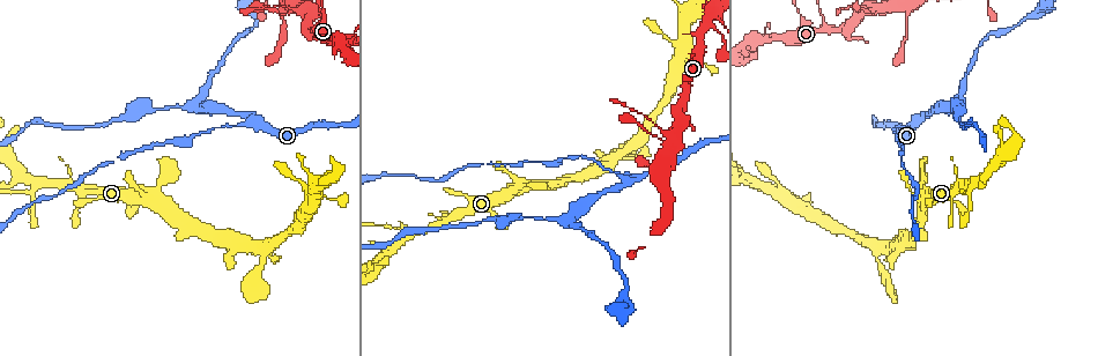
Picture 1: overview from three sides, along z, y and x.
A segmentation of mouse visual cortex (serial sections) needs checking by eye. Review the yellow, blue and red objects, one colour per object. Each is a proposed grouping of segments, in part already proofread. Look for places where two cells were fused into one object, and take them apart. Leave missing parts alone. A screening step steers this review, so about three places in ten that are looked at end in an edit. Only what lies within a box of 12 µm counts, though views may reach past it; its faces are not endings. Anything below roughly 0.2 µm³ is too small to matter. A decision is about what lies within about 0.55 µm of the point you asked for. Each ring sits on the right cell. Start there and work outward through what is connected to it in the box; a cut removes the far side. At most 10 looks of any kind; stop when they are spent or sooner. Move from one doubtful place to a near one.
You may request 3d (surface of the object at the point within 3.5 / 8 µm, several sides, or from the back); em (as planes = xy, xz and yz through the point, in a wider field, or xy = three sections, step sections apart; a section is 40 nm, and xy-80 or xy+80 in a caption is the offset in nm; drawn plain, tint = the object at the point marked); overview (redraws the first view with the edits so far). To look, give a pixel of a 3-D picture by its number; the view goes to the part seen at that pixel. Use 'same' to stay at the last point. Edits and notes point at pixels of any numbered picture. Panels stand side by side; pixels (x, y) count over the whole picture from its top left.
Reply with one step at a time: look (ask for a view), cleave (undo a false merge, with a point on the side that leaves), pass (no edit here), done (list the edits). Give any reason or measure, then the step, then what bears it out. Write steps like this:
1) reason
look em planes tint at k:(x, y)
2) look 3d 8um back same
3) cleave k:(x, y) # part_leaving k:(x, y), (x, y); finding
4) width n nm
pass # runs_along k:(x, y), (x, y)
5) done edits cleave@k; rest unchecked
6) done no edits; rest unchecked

look 3d 3.5um at 1:(254, 124)

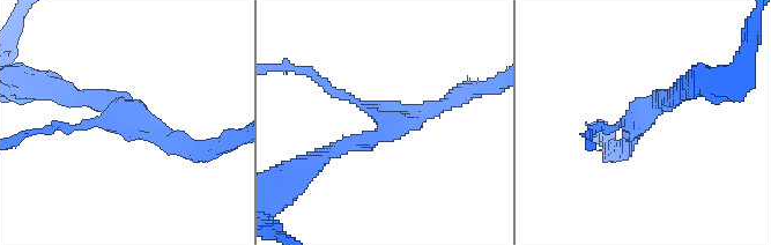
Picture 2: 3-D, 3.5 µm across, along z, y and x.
look em xy step 3 tint at 2:(129, 120)

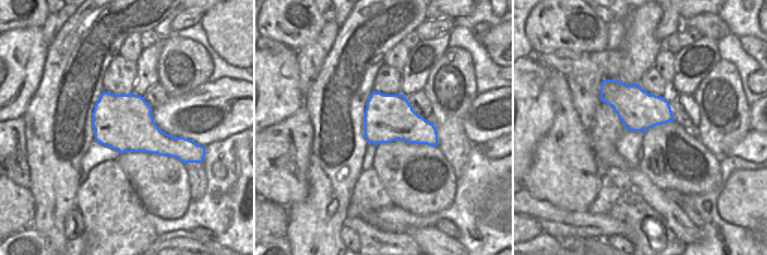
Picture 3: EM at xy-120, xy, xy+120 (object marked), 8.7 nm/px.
pass # runs_along 2:(193, 150), (125, 108), (68, 96); one cell here

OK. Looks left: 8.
thin neck
look 3d 3.5um at 1:(708, 24)

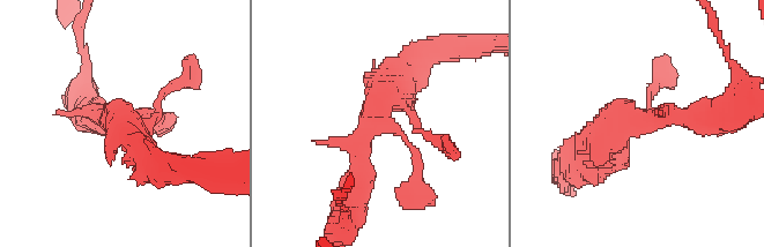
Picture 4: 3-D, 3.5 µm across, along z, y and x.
need the tissue
look em xy step 3 tint at 4:(636, 119)

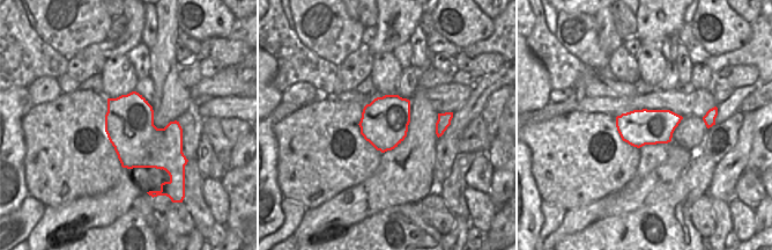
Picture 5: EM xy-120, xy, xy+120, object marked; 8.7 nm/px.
pass # runs_along 4:(355, 191), (362, 137), (405, 69); continuous, no second cell

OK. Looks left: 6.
three-way junction
look 3d 8um back at 1:(197, 103)

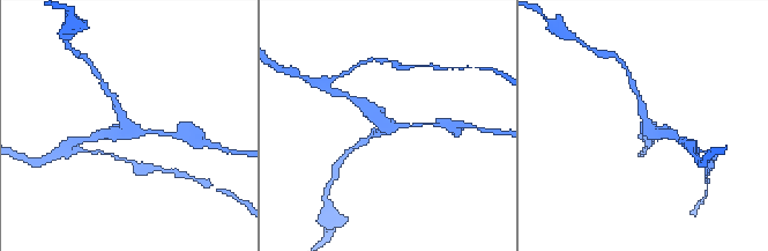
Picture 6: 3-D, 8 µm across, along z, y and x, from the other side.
arms 3; arm_widths 150, 200, 400 nm
look em xy step 1 tint at 6:(650, 129)

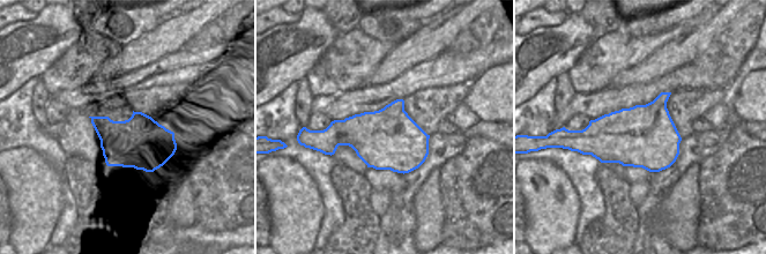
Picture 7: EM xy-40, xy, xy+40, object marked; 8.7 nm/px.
pass # runs_along 6:(362, 104), (387, 127), (420, 125); continuous, no second cell

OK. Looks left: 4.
sudden change in width
look em xy step 3 tint at 1:(973, 182)

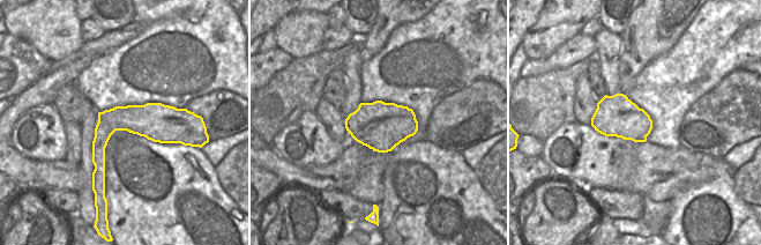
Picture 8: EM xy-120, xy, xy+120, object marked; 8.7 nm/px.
look 3d 3.5um back same

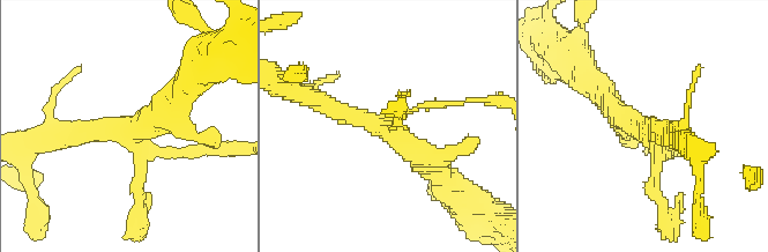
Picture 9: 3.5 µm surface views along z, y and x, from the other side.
pass # runs_along 9:(320, 102), (387, 128), (444, 178); all the same cell

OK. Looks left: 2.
done no edits; rest unchecked

